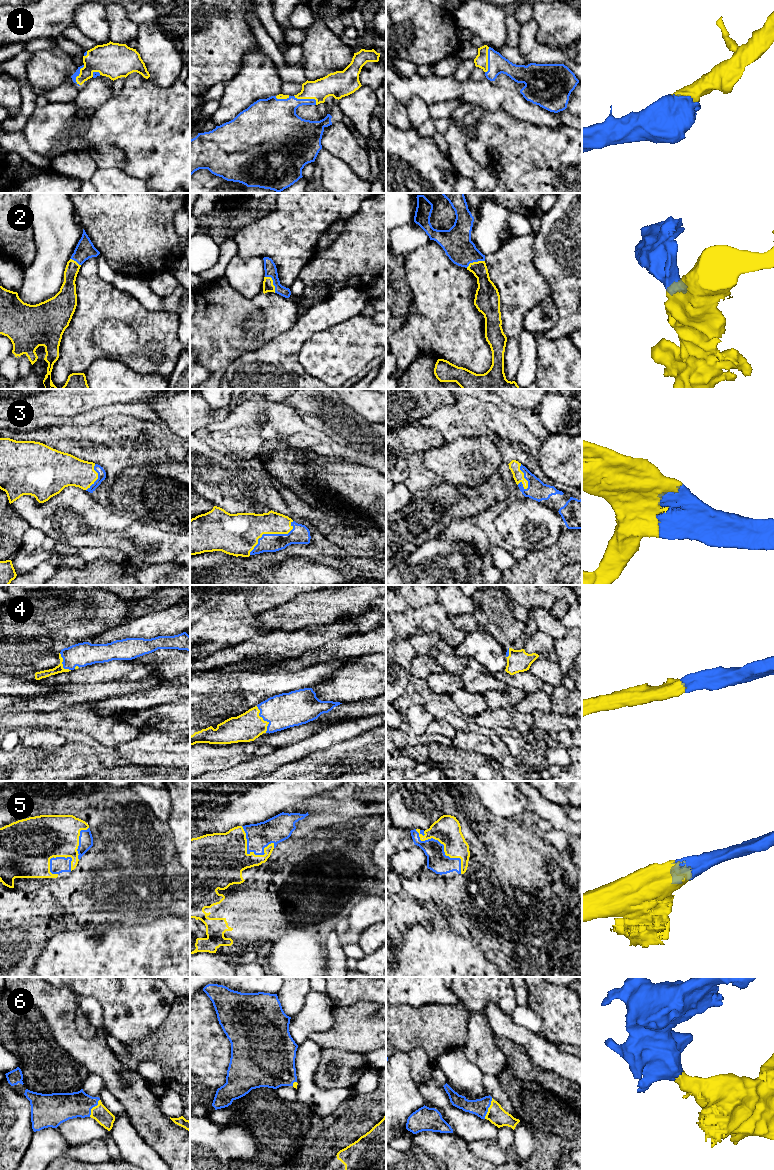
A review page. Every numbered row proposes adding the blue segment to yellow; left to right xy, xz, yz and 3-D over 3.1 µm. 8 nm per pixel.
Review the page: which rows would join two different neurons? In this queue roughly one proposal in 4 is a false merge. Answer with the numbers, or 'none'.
none

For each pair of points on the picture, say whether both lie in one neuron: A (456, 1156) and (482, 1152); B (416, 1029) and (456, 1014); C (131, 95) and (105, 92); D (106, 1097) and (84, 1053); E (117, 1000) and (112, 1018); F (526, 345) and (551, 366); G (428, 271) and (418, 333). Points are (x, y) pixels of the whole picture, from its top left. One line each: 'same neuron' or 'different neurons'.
A: different neurons
B: same neuron
C: different neurons
D: different neurons
E: same neuron
F: different neurons
G: same neuron

